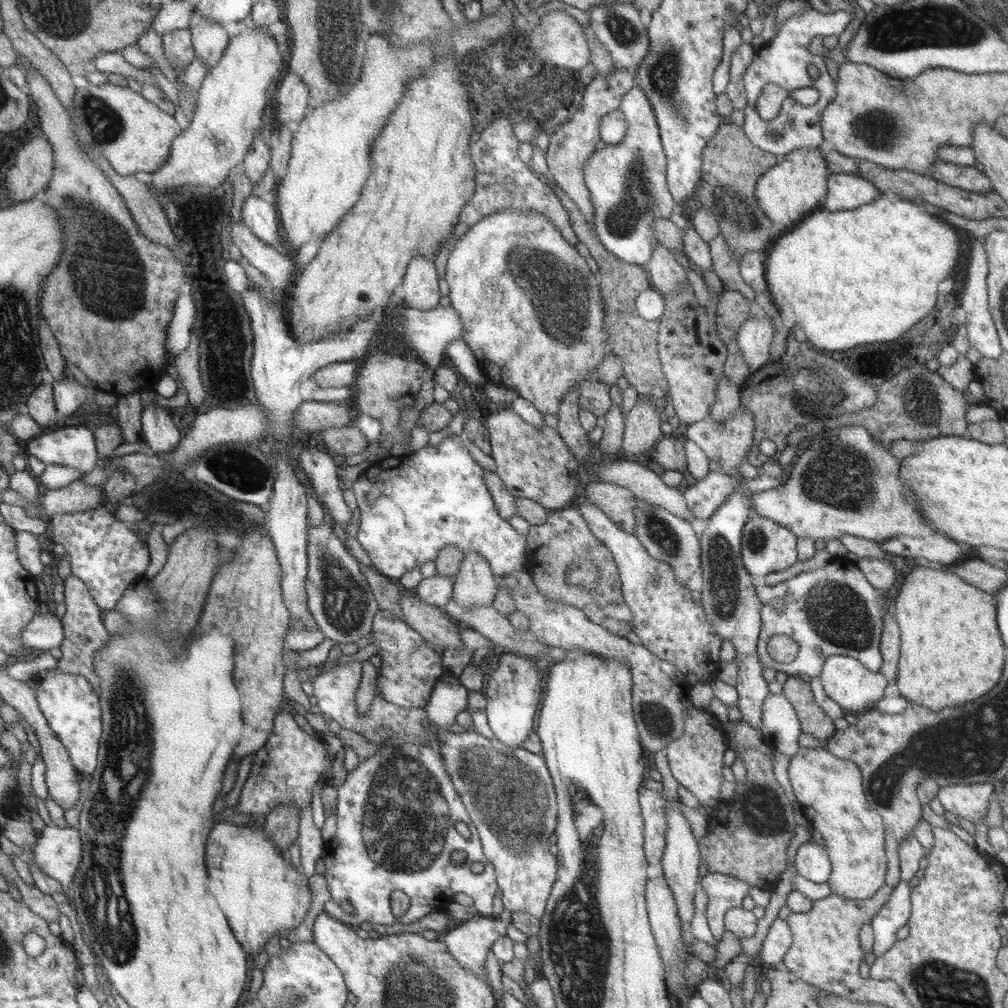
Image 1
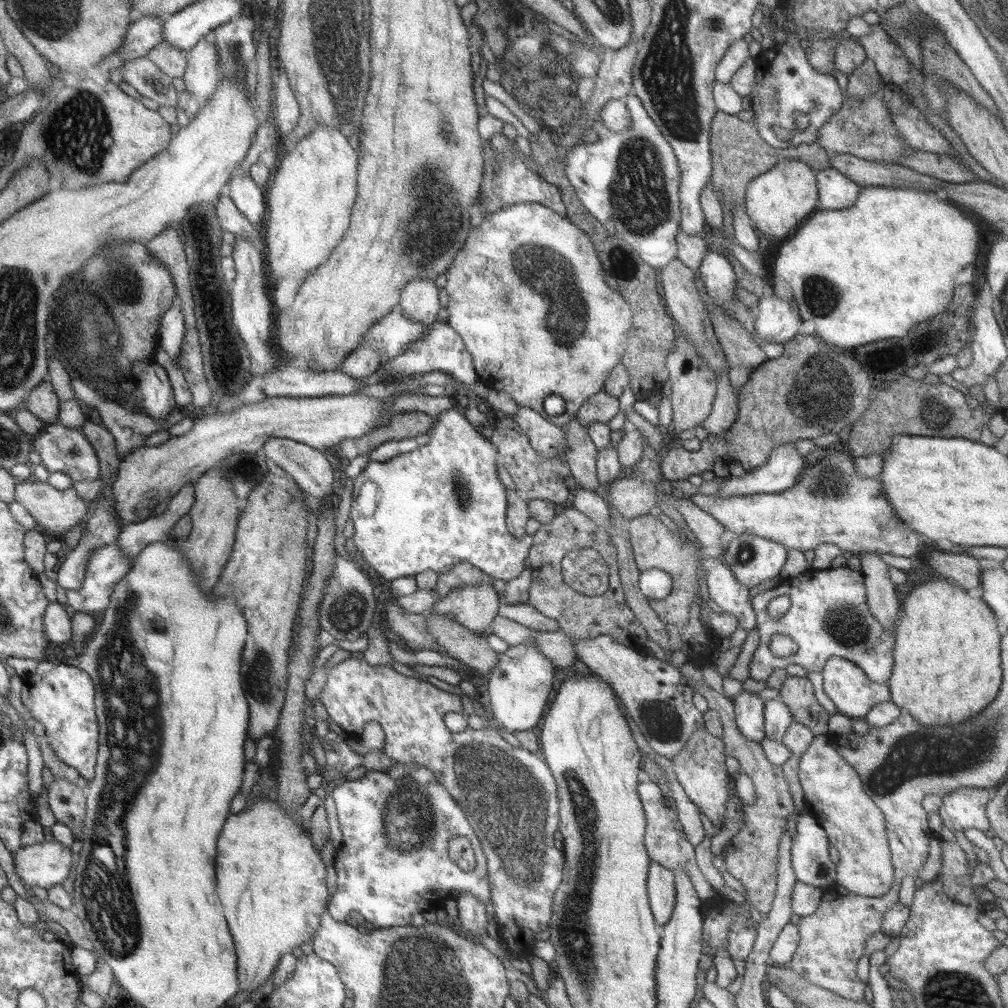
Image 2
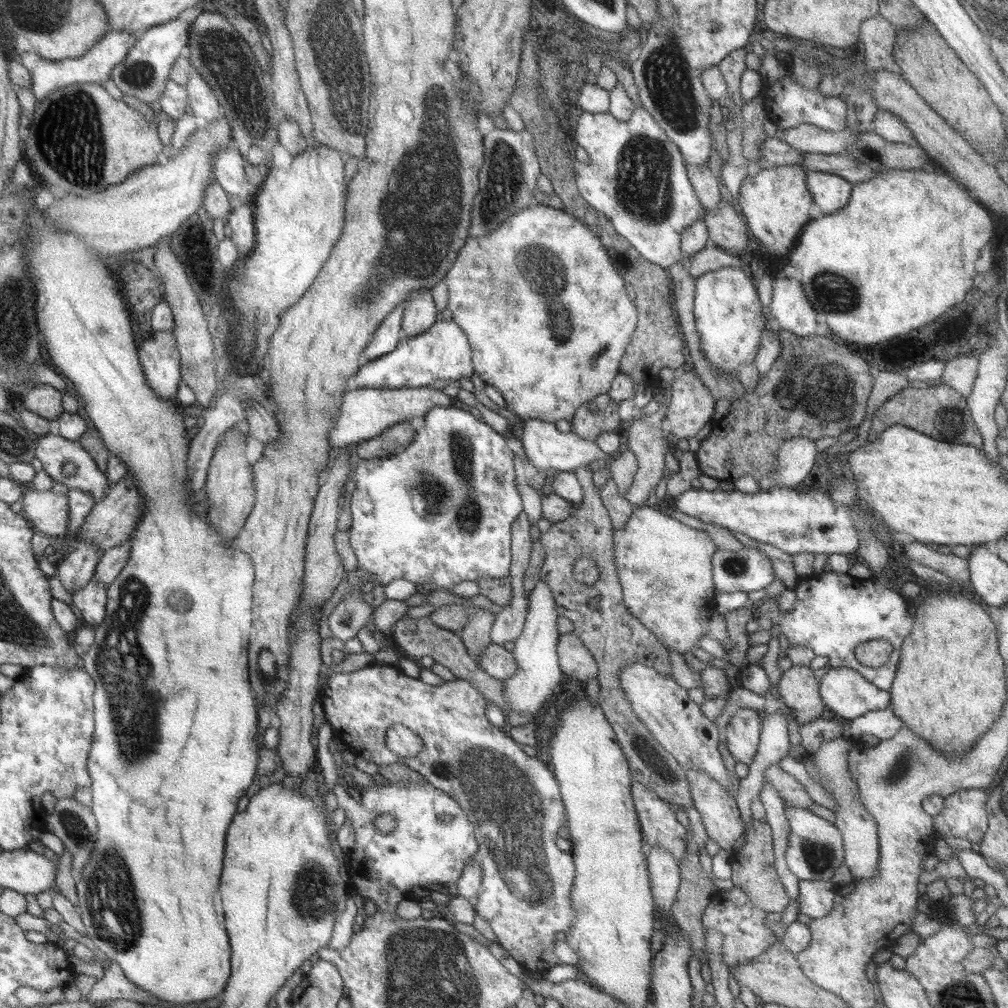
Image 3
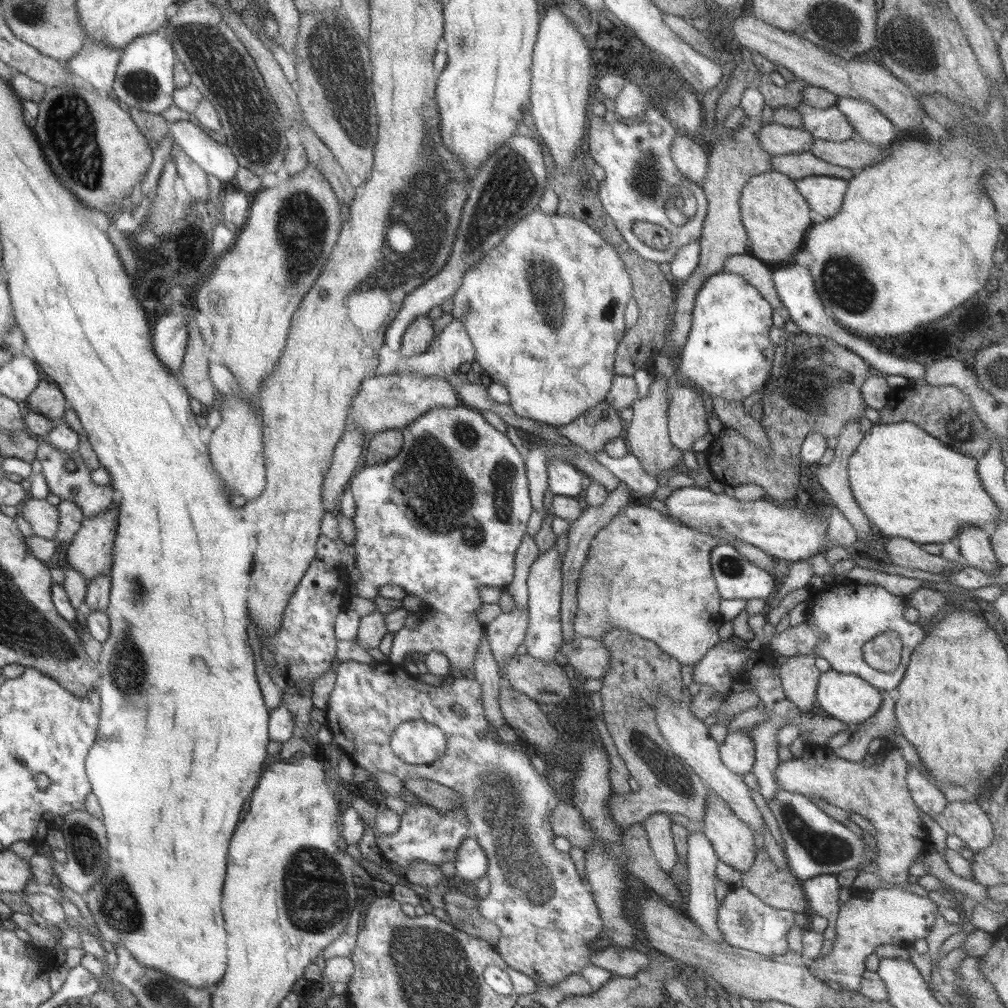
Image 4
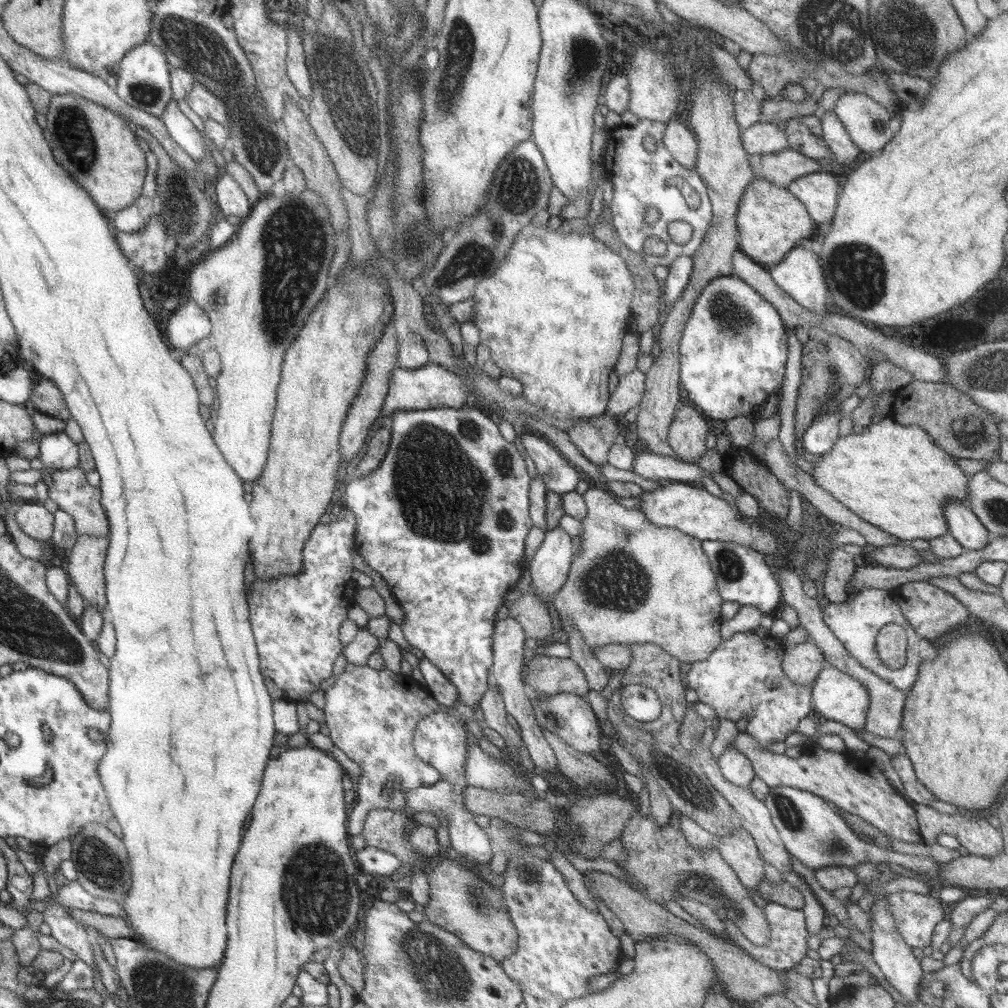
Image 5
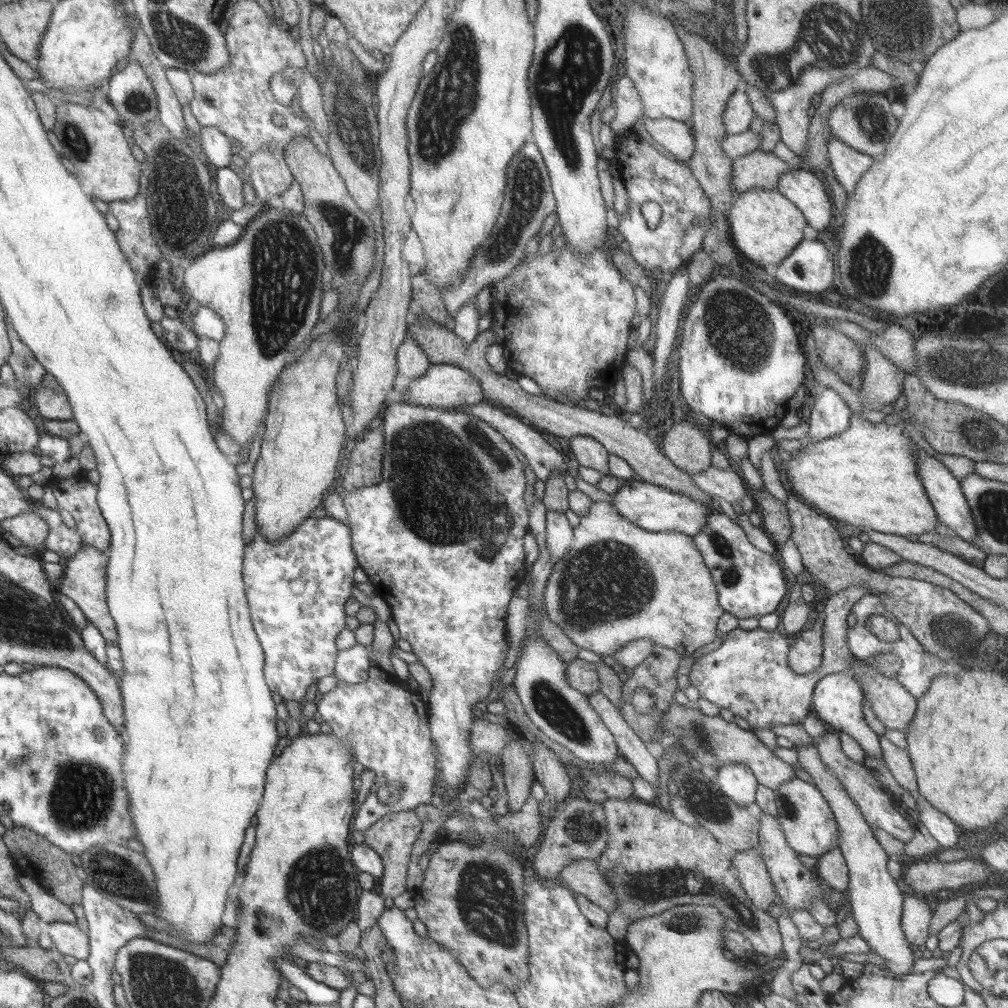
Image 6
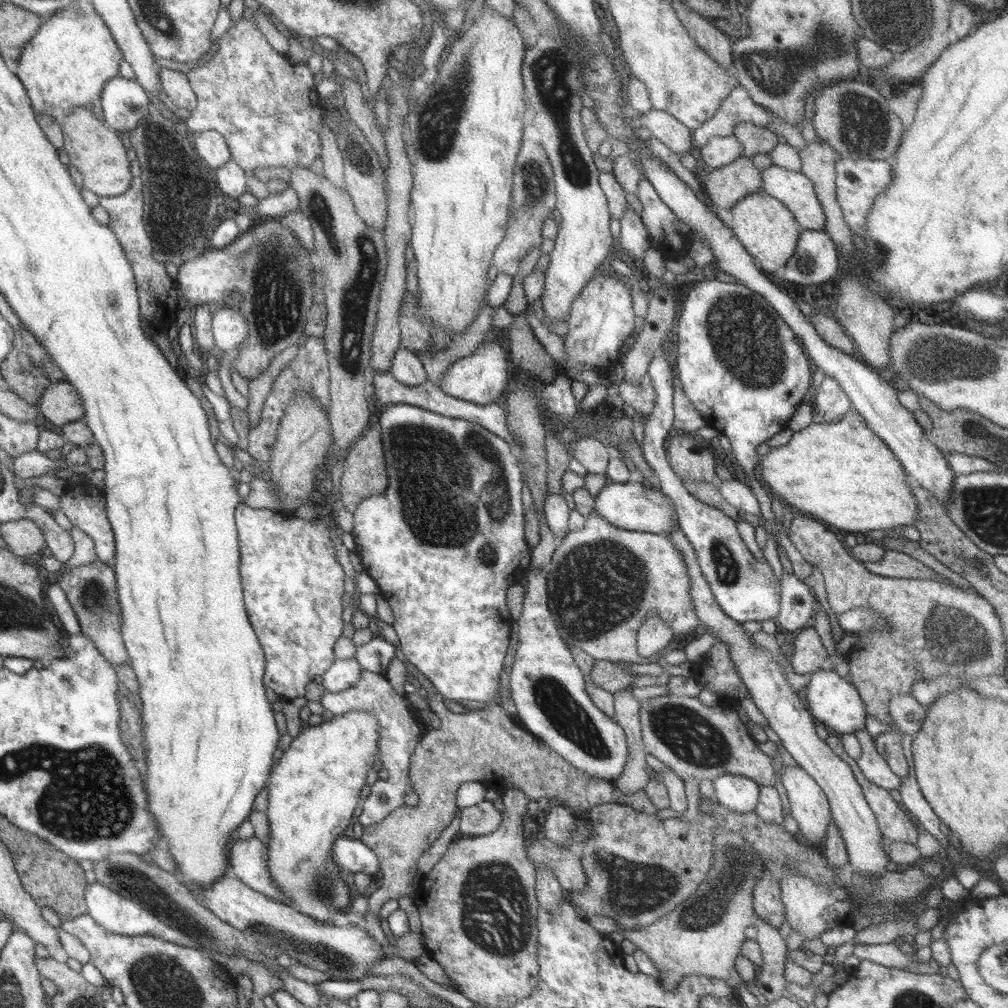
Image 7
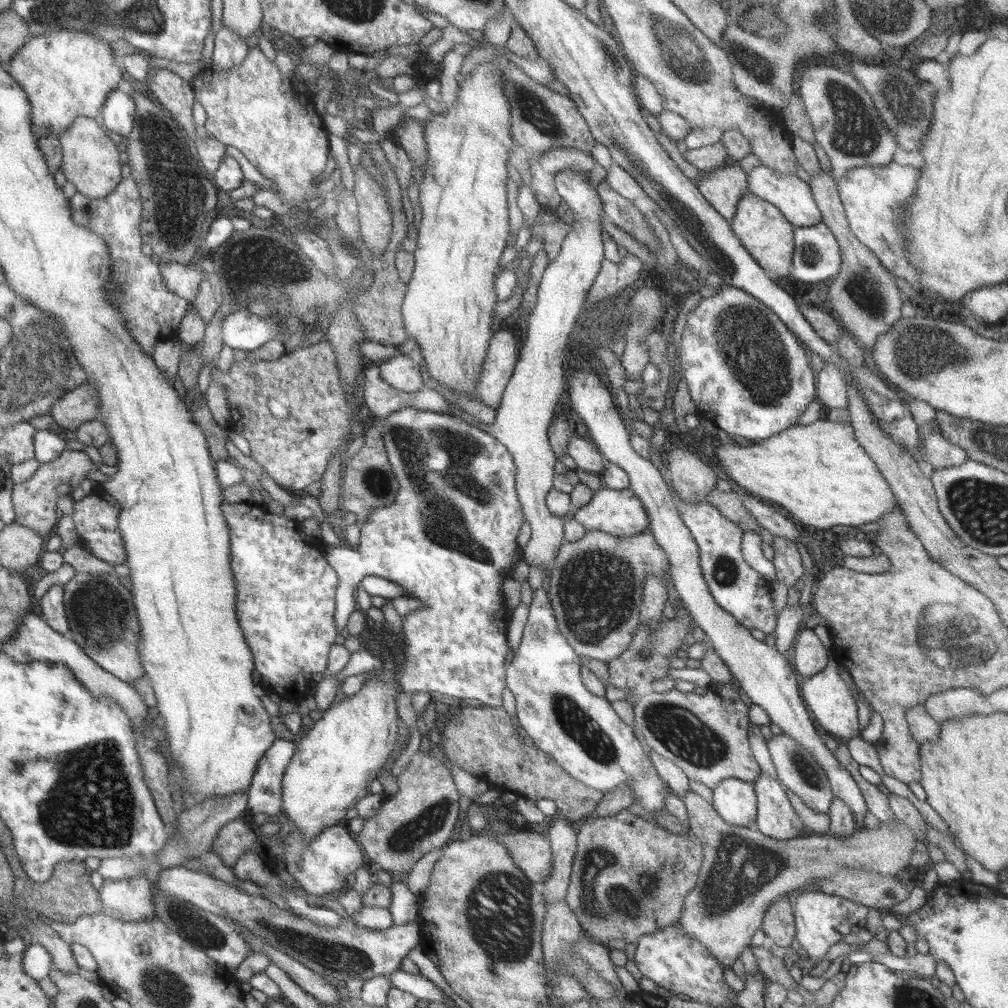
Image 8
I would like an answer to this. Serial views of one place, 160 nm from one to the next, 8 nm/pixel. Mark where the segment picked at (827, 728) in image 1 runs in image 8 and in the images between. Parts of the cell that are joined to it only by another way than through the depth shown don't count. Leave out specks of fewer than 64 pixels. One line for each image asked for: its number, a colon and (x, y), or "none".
2: (797, 692)
3: (798, 687)
4: (799, 675)
5: (802, 662)
6: (805, 655)
7: (809, 656)
8: (810, 655)

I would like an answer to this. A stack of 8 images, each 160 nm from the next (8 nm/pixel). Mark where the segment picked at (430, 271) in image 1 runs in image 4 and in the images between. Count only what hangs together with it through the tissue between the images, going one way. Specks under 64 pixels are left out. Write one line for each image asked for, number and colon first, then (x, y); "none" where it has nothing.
2: (419, 300)
3: (420, 313)
4: (415, 341)

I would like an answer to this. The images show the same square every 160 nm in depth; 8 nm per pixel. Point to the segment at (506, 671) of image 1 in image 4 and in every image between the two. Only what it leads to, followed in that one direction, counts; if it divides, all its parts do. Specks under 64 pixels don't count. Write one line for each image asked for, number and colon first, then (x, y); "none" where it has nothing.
2: (517, 692)
3: (539, 672)
4: (543, 639)

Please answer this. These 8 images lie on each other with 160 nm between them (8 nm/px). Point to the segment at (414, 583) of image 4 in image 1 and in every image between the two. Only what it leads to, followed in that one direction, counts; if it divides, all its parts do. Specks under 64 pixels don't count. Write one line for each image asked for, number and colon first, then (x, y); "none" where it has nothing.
1: (411, 507)
2: (442, 504)
3: (440, 511)

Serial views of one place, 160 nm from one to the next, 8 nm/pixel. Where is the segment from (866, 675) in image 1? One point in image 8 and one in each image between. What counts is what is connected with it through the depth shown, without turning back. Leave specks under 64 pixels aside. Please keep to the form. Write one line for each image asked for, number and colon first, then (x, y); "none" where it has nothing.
2: (845, 683)
3: (846, 694)
4: (846, 697)
5: (835, 695)
6: (837, 698)
7: (832, 701)
8: (827, 696)

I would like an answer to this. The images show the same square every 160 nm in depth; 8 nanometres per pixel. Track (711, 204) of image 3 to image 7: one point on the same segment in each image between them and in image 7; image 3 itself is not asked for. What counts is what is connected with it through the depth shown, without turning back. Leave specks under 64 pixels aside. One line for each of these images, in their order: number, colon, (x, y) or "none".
4: (690, 158)
5: (679, 140)
6: (676, 137)
7: (676, 136)

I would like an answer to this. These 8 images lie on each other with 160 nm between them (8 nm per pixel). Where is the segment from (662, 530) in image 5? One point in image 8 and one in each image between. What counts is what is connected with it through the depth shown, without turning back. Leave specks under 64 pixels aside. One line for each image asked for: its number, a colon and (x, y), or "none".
6: (618, 583)
7: (603, 581)
8: (595, 585)

